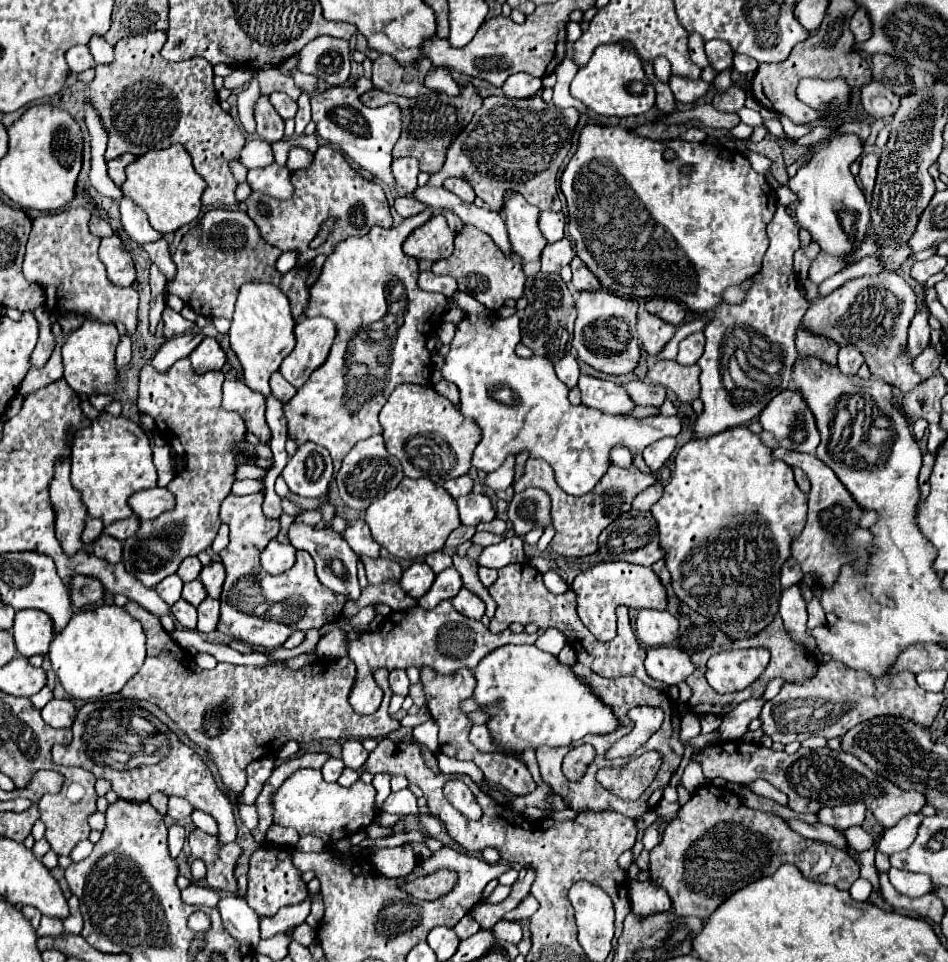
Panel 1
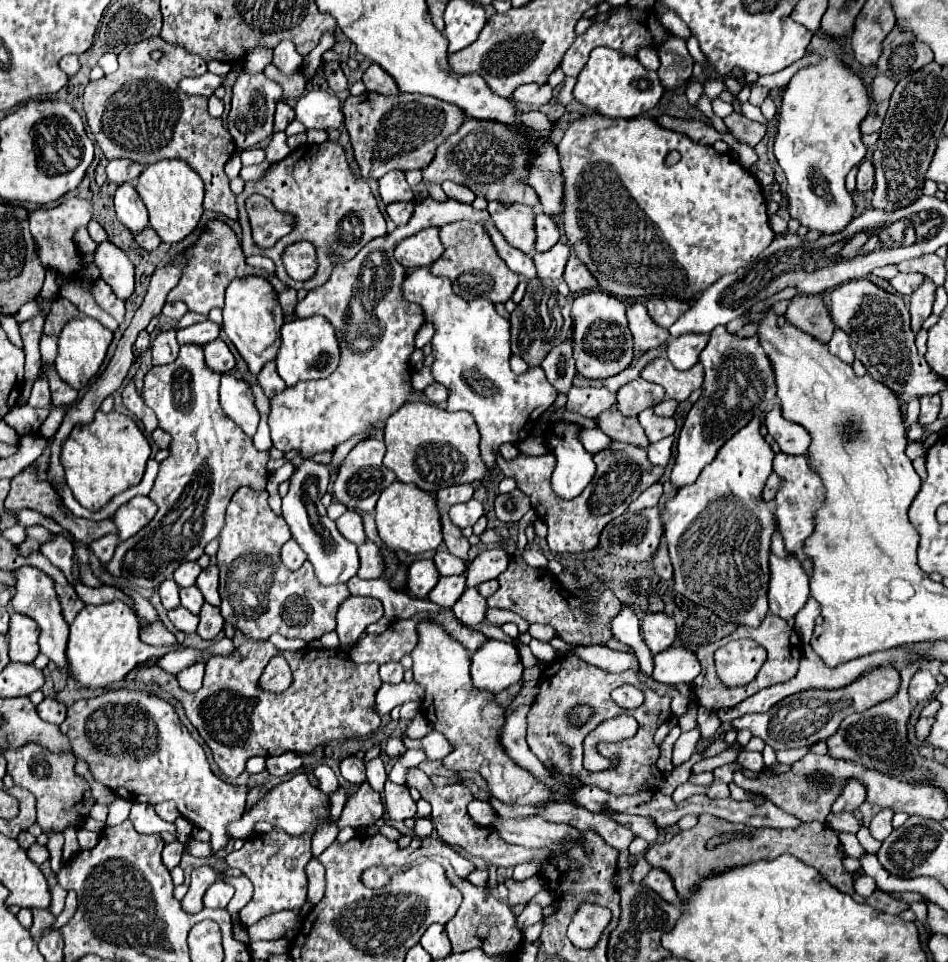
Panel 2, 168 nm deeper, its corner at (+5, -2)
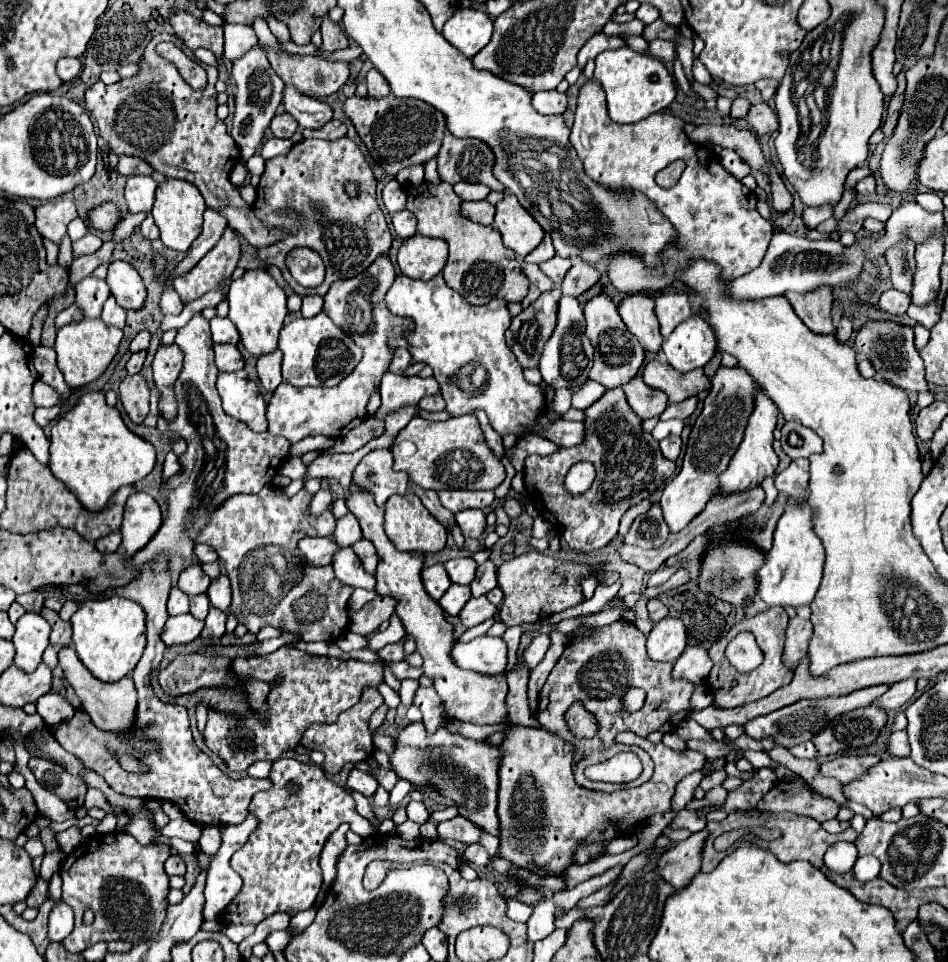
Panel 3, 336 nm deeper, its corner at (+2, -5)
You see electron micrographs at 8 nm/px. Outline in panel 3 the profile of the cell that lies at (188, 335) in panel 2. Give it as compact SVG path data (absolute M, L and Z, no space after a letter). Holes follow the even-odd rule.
M211 318L211 334L213 342L227 342L227 344L237 344L239 342L239 332L233 328L233 322L229 318Z

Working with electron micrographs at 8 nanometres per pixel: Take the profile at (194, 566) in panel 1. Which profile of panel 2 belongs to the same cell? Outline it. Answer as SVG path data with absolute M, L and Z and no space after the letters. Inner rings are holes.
M186 563L186 565L180 565L176 571L174 571L174 581L178 583L178 587L192 587L196 583L196 577L200 575L200 565L198 563Z

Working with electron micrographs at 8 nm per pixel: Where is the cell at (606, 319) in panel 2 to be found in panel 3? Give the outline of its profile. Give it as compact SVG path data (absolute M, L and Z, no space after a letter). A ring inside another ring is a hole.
M599 294L583 306L583 316L585 316L585 322L587 322L585 334L589 336L589 340L595 348L593 368L589 372L589 378L603 384L605 388L617 388L617 386L627 384L639 372L639 368L643 364L643 358L645 358L645 350L633 338L633 334L627 330L625 322L619 316L617 304L609 296Z

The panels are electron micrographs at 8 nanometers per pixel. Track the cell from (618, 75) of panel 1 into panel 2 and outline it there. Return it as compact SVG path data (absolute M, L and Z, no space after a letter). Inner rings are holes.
M596 47L590 53L590 59L582 73L578 75L578 83L574 87L574 97L590 107L596 113L606 117L636 117L650 111L660 97L664 95L664 87L658 79L656 71L640 65L636 57L624 55L620 51L612 51L608 47Z

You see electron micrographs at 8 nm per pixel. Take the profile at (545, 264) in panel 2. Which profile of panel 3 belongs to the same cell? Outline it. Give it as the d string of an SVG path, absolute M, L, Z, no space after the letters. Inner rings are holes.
M555 254L551 260L543 262L539 268L553 280L555 286L561 286L563 276L565 276L567 270L571 268L571 260L569 260L569 258L561 258L559 254Z

